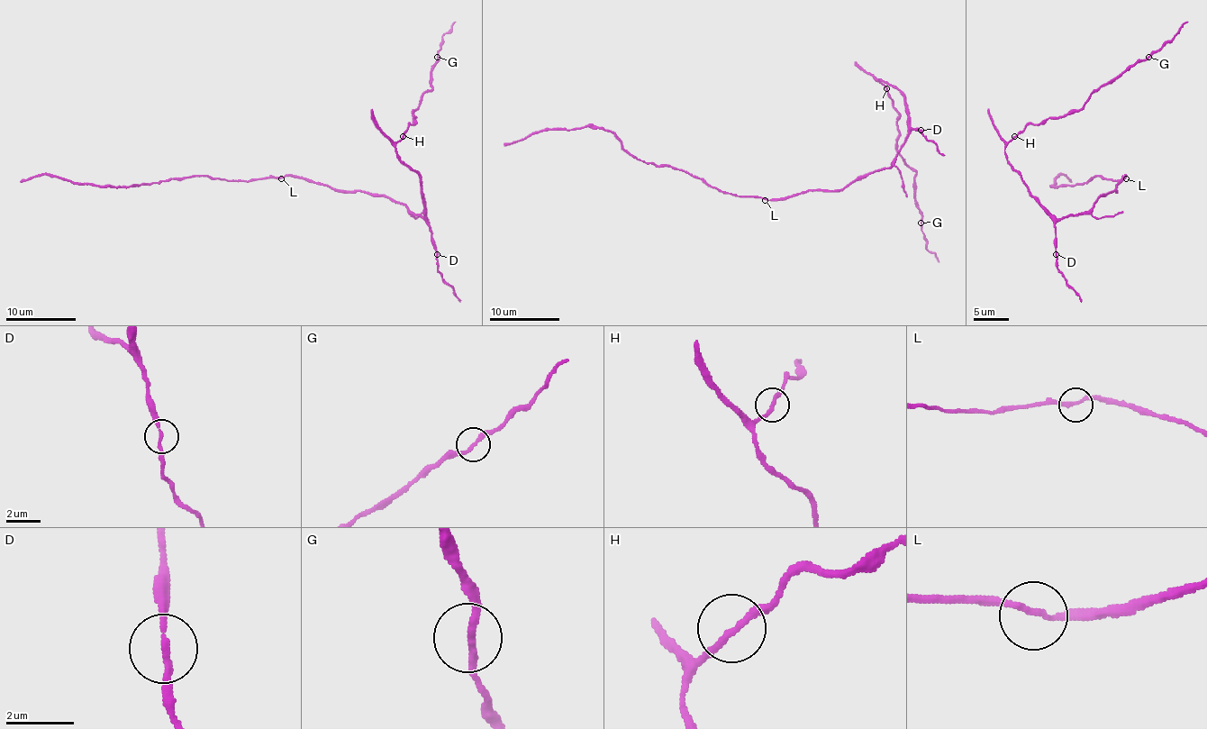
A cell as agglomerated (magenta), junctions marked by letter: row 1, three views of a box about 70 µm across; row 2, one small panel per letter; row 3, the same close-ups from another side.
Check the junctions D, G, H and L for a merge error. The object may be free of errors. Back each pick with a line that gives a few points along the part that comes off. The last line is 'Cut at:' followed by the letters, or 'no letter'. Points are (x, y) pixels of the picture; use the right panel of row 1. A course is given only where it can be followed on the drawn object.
D: course (1055, 254), (1057, 269), (1082, 302)
Cut at: D

